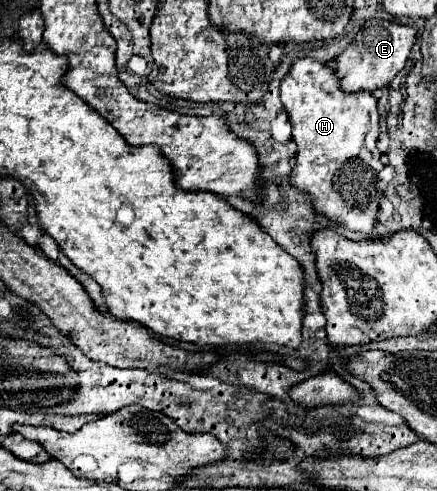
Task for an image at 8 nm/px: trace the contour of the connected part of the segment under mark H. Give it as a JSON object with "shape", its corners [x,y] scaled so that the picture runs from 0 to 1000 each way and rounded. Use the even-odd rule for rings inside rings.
{"shape":[[[698,116],[680,120],[657,157],[643,165],[643,206],[670,259],[670,287],[680,291],[680,332],[666,348],[666,381],[712,401],[725,438],[776,450],[785,462],[799,462],[808,470],[854,479],[863,454],[858,434],[867,430],[867,409],[881,401],[863,381],[867,348],[881,336],[872,332],[872,312],[863,303],[867,230],[858,198],[849,189],[785,189],[757,136]]]}

